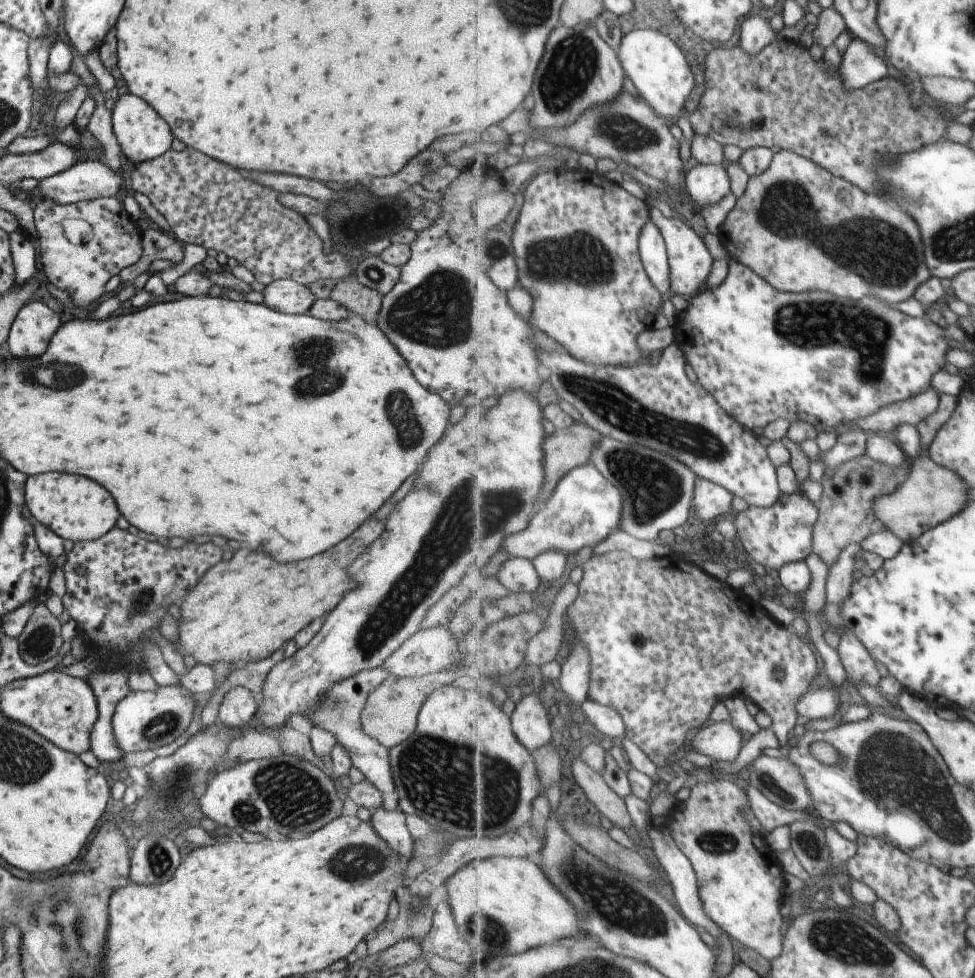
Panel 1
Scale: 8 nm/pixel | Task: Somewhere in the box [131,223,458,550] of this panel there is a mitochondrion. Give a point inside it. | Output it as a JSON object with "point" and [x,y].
{"point":[329,377]}

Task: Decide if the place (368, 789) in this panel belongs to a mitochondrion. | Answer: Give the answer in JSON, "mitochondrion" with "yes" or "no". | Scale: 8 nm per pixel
{"mitochondrion":"no"}

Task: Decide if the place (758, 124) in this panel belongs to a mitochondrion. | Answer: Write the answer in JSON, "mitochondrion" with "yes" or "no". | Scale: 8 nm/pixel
{"mitochondrion":"no"}

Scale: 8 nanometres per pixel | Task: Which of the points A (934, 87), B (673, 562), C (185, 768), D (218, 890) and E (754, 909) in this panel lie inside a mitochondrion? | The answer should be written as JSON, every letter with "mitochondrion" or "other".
{"A":"other","B":"other","C":"mitochondrion","D":"other","E":"other"}

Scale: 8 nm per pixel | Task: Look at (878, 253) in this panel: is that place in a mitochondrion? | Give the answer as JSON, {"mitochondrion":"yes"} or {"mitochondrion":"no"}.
{"mitochondrion":"yes"}

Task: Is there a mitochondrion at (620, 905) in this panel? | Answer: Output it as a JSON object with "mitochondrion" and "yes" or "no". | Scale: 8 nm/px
{"mitochondrion":"yes"}

